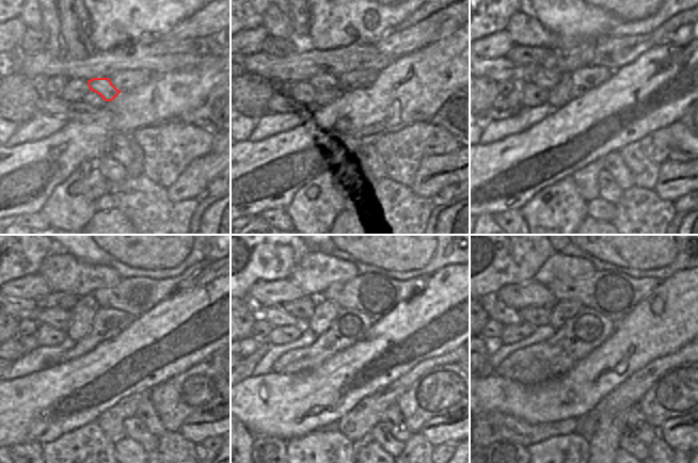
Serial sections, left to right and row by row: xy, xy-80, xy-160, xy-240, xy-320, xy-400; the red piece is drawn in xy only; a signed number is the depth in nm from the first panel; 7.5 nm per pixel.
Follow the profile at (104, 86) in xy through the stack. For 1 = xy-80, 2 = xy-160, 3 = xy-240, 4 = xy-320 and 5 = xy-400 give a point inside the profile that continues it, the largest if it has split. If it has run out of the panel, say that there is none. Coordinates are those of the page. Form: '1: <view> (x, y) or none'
1: xy-80 (322, 81)
2: xy-160 (544, 78)
3: xy-240 (60, 319)
4: xy-320 (276, 316)
5: xy-400 (496, 310)

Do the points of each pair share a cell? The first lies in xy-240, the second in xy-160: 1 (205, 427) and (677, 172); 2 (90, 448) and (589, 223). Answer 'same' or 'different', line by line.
1: same
2: different

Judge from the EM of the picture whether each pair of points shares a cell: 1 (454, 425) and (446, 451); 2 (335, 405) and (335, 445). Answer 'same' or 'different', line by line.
1: different
2: different

